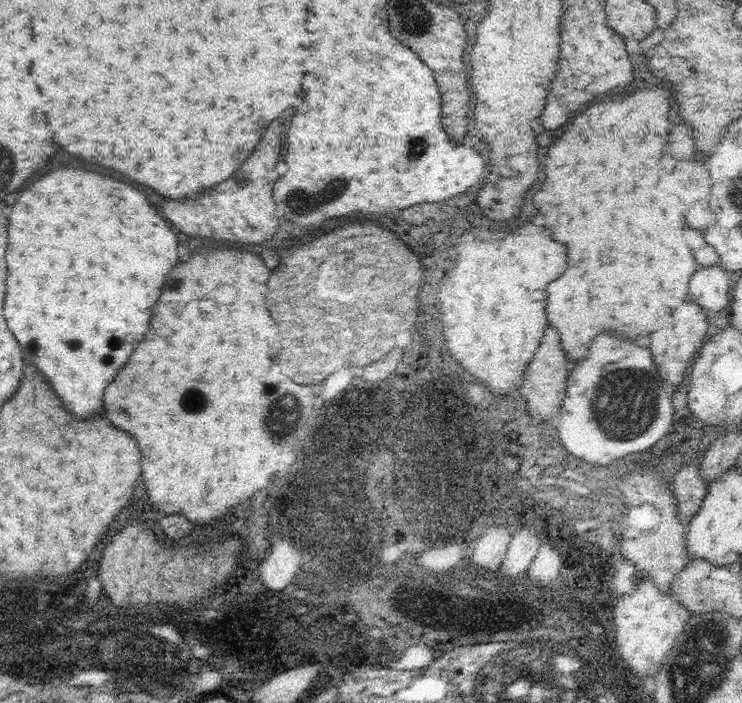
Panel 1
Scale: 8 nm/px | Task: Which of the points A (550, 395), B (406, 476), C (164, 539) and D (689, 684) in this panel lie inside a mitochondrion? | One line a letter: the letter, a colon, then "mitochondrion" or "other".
A: other
B: other
C: other
D: mitochondrion

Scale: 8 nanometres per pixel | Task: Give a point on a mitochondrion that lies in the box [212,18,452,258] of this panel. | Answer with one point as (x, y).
(308, 201)

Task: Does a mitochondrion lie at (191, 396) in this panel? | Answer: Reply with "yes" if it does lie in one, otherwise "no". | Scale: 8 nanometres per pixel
yes

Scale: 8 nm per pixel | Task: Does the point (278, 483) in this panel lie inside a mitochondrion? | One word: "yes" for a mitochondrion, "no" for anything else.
yes

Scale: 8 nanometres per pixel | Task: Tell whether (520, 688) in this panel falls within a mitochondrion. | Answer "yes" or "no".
yes

